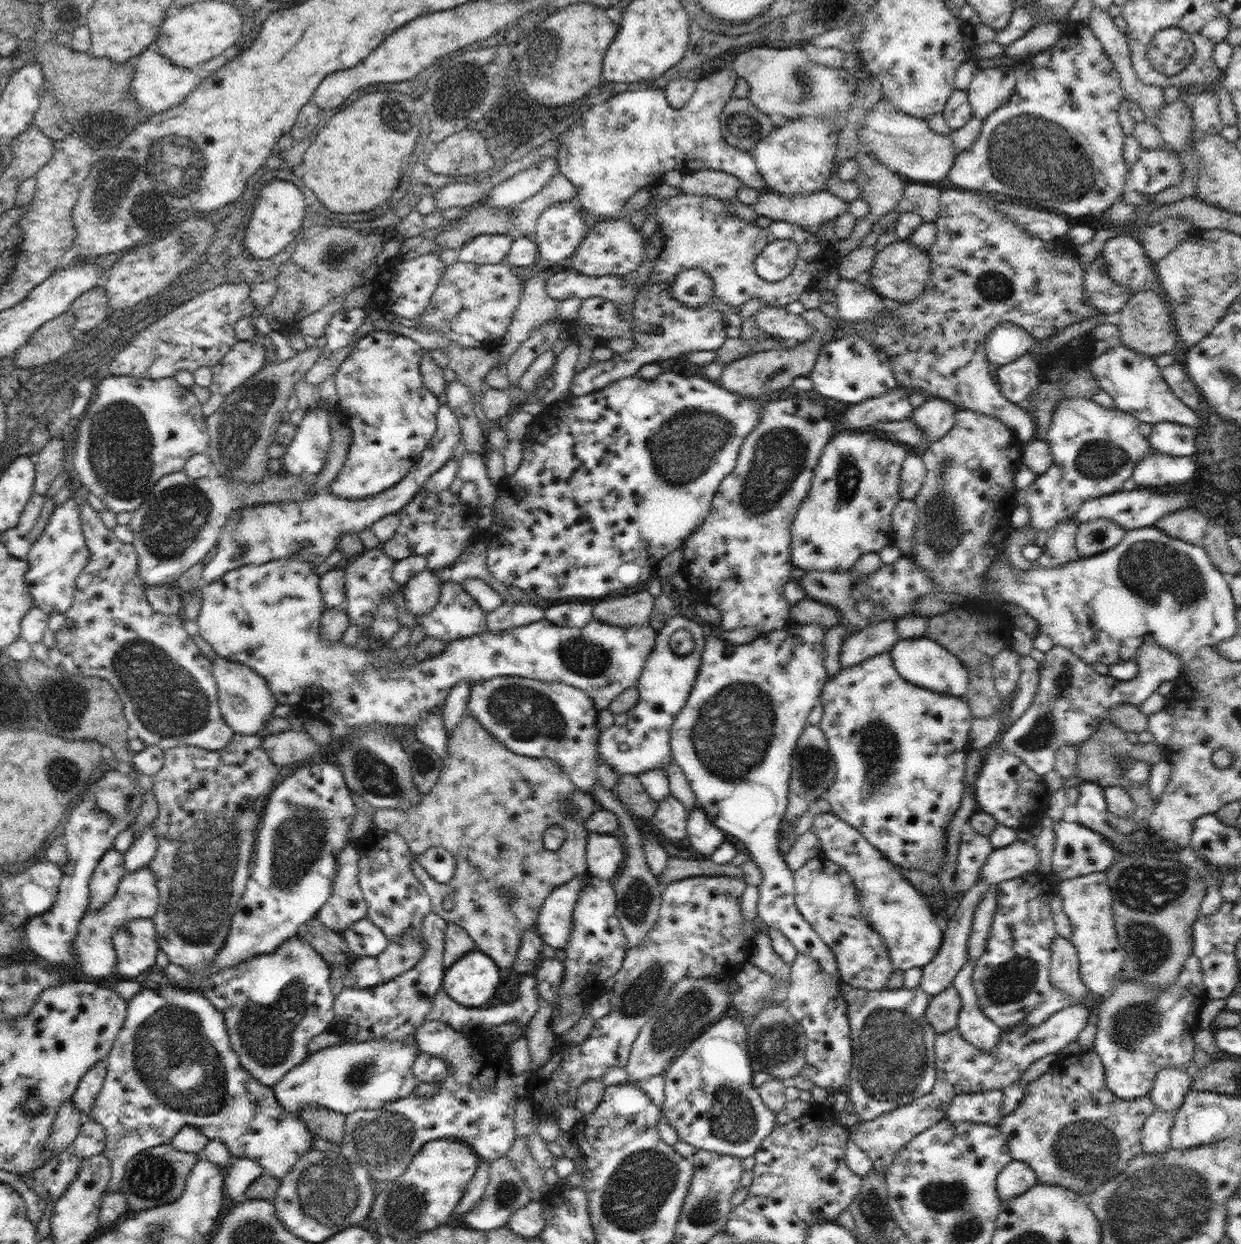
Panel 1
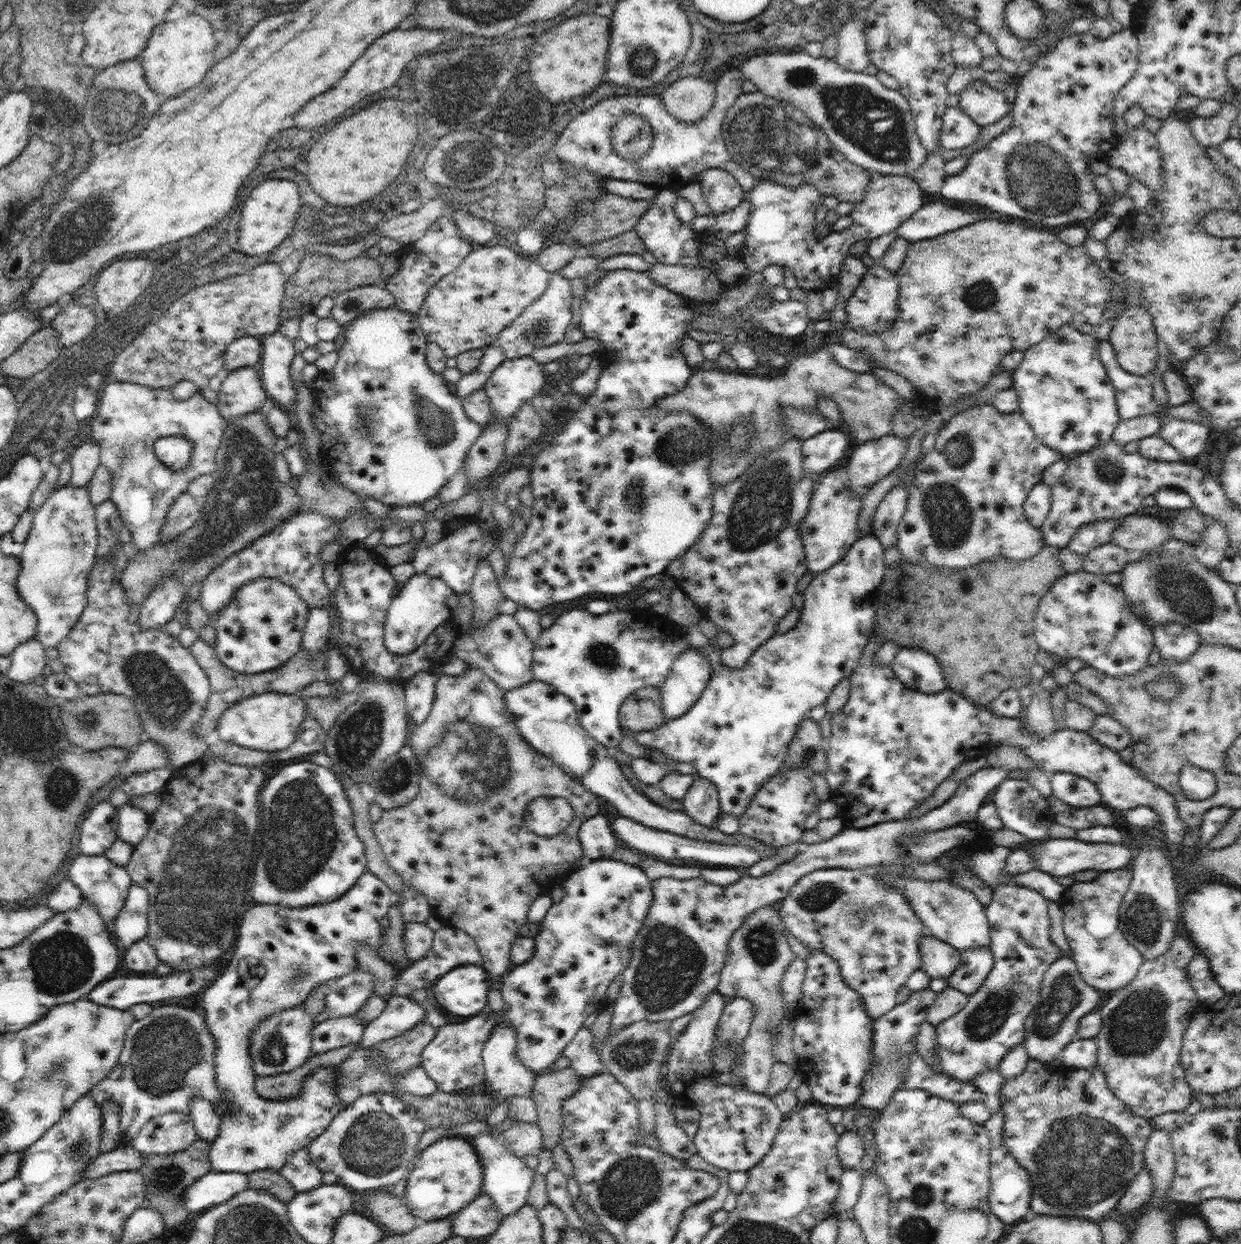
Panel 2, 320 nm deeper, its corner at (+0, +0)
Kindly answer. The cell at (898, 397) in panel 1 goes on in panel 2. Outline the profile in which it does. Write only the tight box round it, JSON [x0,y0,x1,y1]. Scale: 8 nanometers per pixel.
[802,428,851,480]

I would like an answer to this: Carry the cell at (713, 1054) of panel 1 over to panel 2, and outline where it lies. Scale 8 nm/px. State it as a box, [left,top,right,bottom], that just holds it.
[663,990,784,1172]

